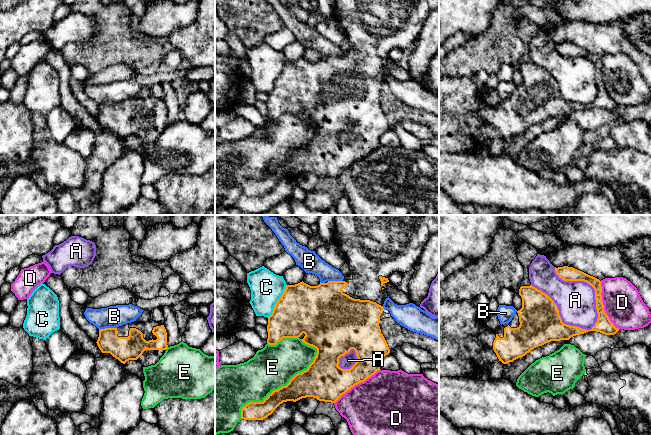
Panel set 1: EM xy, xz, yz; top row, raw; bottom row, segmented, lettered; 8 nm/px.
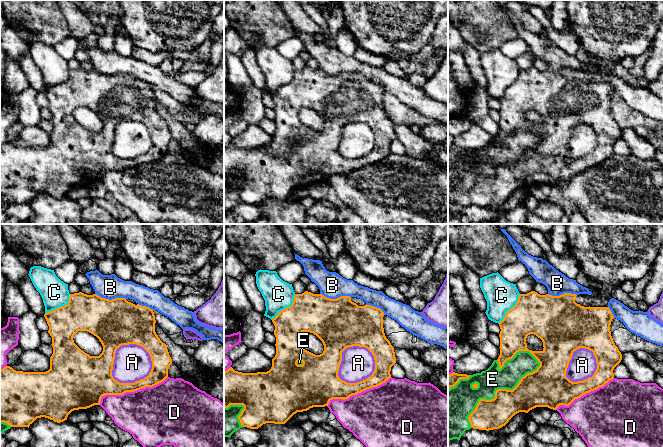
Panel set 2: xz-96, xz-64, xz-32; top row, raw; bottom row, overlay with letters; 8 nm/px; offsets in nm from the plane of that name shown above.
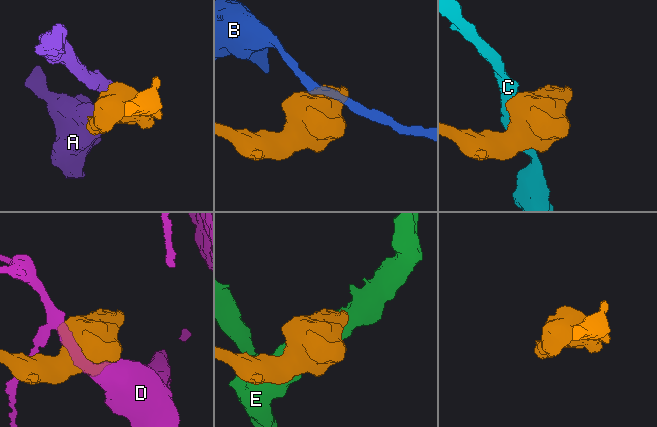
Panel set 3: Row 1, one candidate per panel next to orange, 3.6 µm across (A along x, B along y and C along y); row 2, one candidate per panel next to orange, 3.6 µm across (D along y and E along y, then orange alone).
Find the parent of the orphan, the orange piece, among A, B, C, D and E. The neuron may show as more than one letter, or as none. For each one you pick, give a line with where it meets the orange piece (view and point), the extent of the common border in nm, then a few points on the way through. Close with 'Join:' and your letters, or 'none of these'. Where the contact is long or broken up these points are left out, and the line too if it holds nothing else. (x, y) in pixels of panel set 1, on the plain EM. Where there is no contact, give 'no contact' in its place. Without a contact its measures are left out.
Join: none of these

